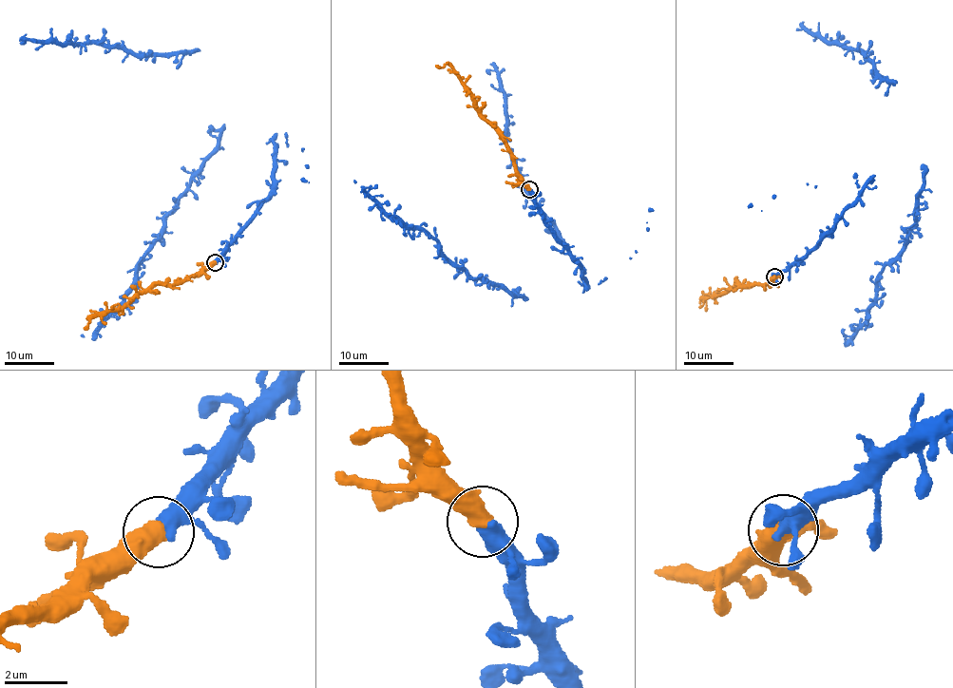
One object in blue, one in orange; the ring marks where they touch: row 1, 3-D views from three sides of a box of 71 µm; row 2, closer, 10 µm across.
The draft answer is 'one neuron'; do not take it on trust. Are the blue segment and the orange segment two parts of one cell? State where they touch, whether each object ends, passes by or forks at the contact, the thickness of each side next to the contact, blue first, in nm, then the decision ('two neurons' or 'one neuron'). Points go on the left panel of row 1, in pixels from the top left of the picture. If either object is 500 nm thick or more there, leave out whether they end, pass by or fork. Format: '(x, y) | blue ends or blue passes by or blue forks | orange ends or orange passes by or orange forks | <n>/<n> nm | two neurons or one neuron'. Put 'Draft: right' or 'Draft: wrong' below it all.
(215, 262) | 360/600 nm | one neuron
Draft: right

